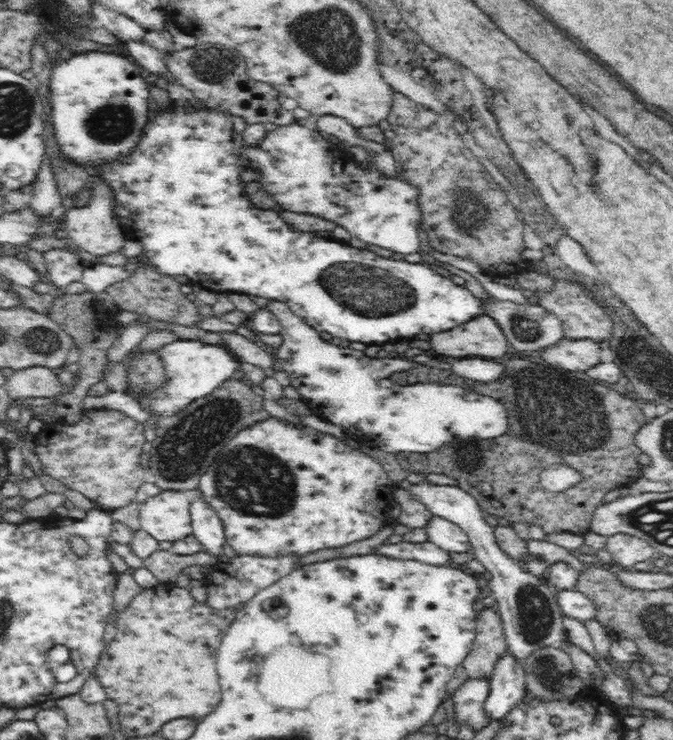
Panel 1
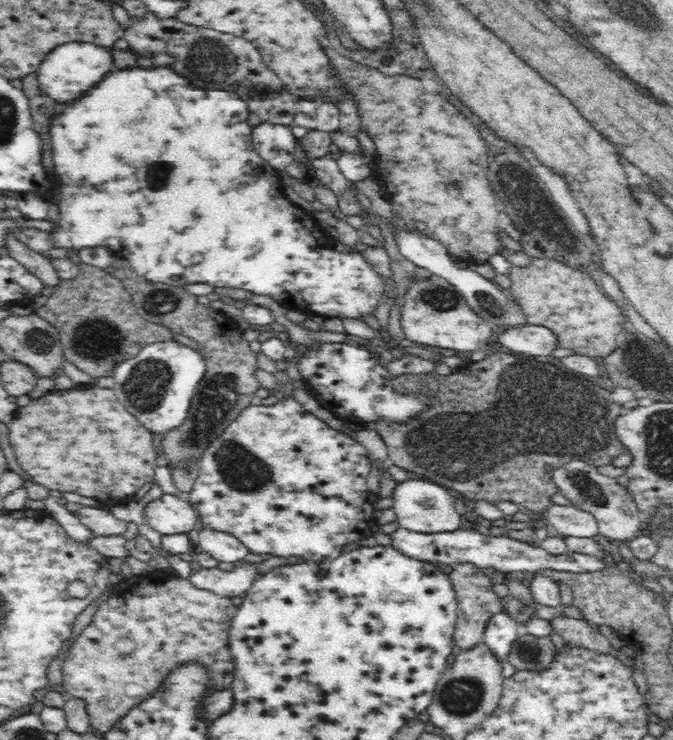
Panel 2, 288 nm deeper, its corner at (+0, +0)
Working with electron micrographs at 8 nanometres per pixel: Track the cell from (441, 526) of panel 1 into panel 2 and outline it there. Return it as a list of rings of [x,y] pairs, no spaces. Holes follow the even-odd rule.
[[[406,478],[396,482],[392,492],[392,510],[396,514],[396,522],[400,528],[420,532],[420,534],[436,534],[436,532],[456,532],[462,524],[462,514],[454,506],[454,494],[448,488],[420,478]]]

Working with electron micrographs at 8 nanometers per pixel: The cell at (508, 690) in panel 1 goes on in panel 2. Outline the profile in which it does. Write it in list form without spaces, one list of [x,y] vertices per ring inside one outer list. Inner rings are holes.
[[[502,610],[488,620],[488,626],[484,630],[484,644],[500,658],[500,662],[506,662],[512,650],[512,642],[518,640],[520,634],[520,624],[512,616],[508,616],[506,610]]]

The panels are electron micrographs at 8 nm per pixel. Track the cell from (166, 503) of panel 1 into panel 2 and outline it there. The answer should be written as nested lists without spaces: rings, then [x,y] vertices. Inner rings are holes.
[[[164,494],[162,498],[146,506],[146,522],[156,532],[168,534],[188,534],[196,528],[198,512],[186,498]]]

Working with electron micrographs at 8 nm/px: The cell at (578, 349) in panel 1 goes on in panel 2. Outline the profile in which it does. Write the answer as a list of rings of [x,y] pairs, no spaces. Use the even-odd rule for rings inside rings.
[[[524,324],[524,326],[514,326],[506,328],[498,336],[498,344],[502,350],[512,350],[512,352],[524,352],[530,356],[550,356],[552,350],[556,350],[556,336],[552,334],[550,328],[536,326],[536,324]]]

